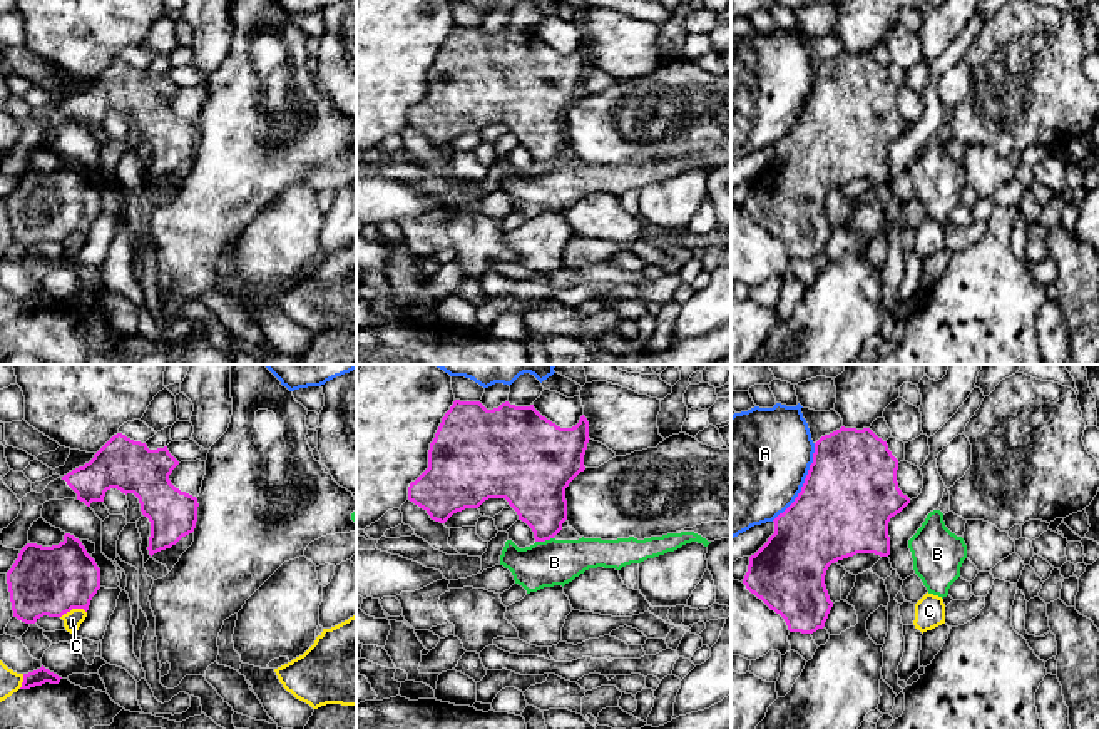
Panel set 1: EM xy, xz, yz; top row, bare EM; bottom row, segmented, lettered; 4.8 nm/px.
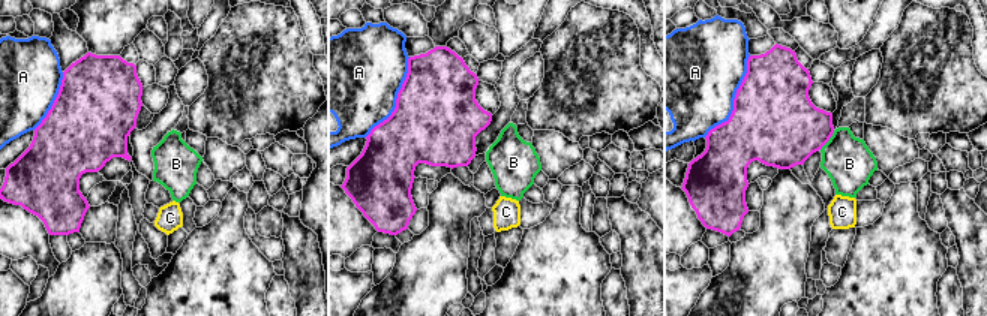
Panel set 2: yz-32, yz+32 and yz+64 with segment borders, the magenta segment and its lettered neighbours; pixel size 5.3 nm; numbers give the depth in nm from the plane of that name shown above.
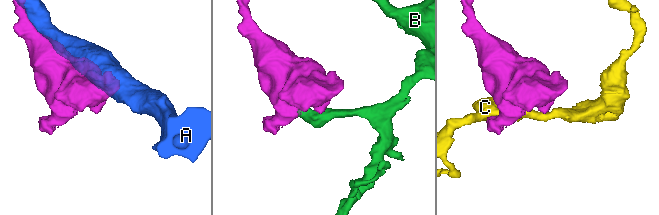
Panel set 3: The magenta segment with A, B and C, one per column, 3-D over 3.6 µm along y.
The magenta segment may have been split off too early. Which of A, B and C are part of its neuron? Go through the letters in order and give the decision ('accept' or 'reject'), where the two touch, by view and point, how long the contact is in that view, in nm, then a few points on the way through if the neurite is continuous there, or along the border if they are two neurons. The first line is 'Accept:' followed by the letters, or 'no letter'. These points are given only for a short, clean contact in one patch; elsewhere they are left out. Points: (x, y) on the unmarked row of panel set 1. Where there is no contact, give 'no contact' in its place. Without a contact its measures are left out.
Accept: B
A: reject | yz (803, 109) | 440 nm
B: accept | xz (544, 166) | 90 nm
C: reject | xy (72, 233) | 130 nm

